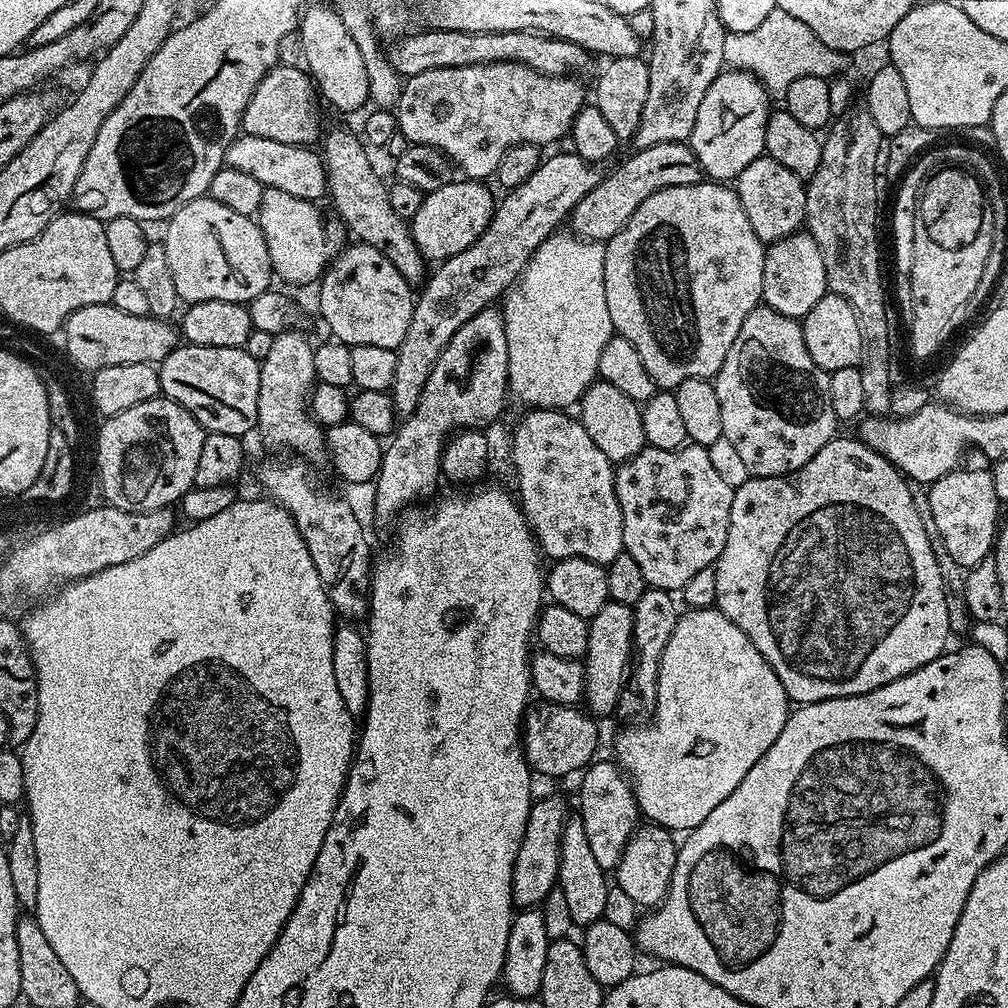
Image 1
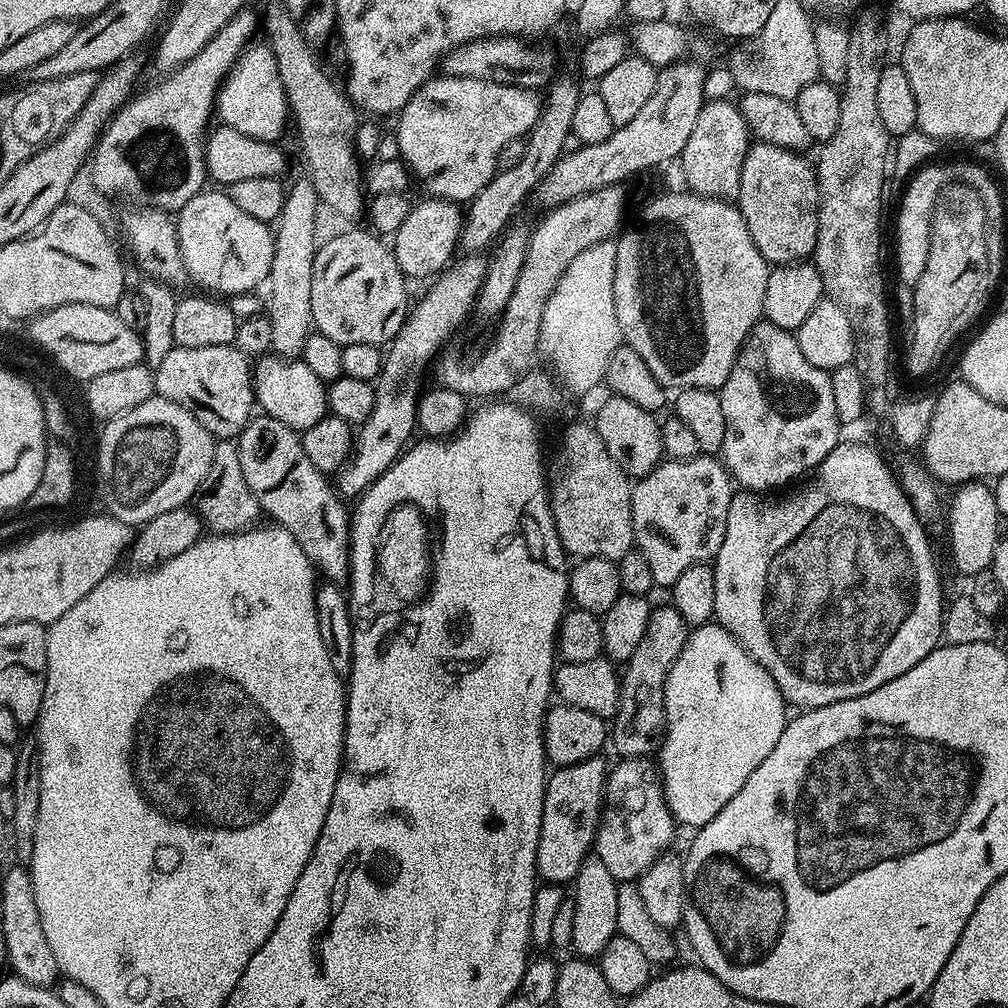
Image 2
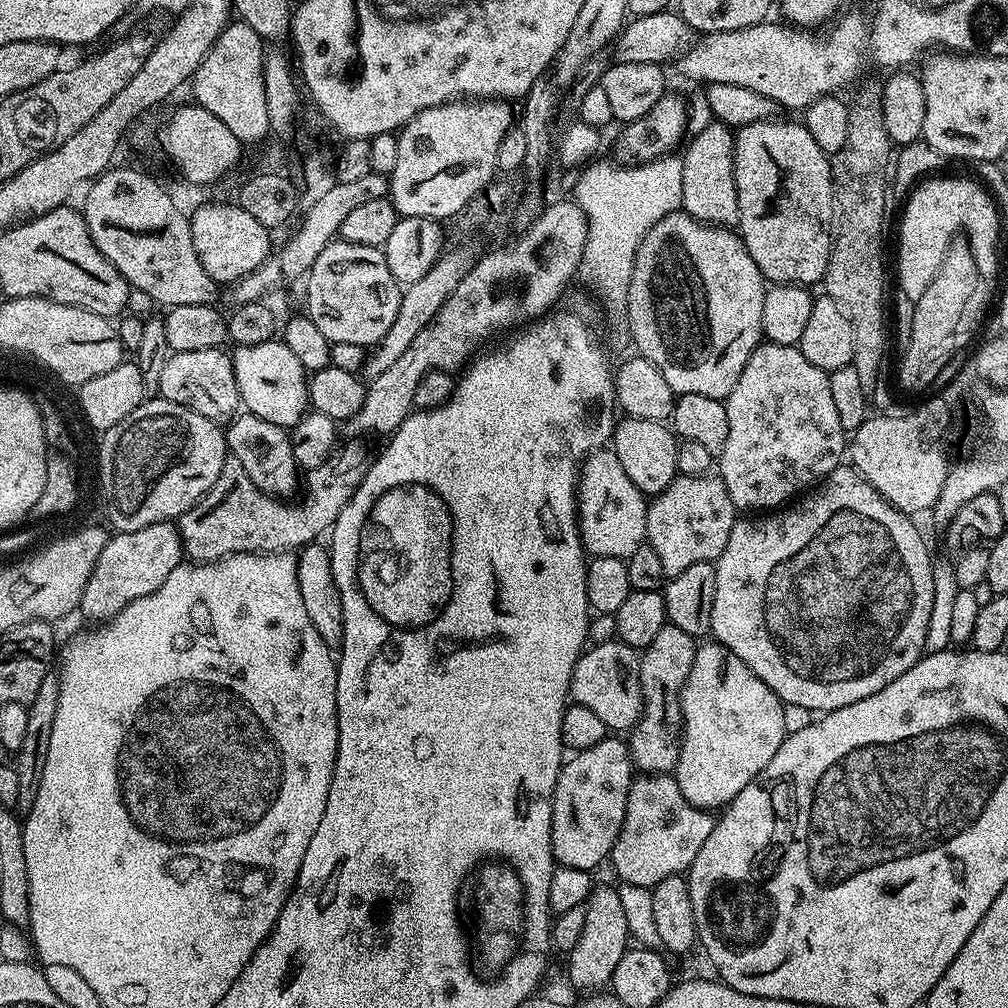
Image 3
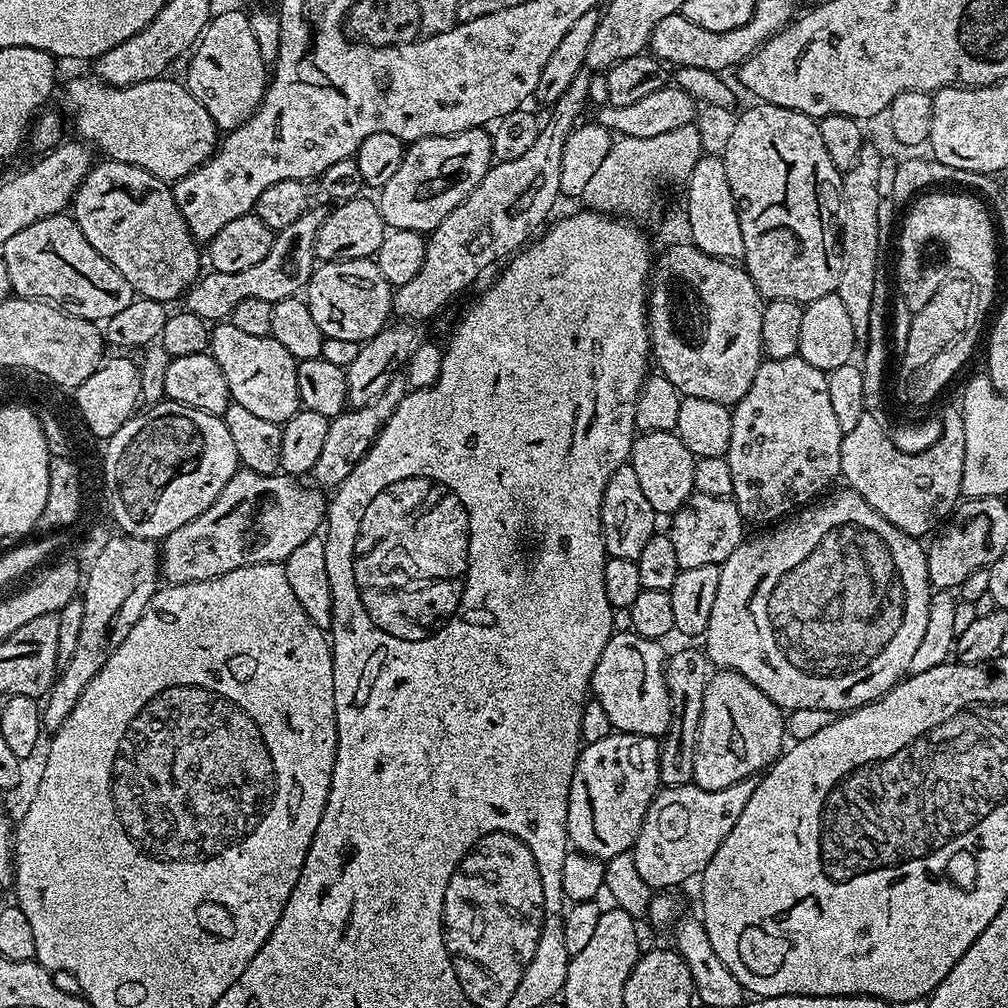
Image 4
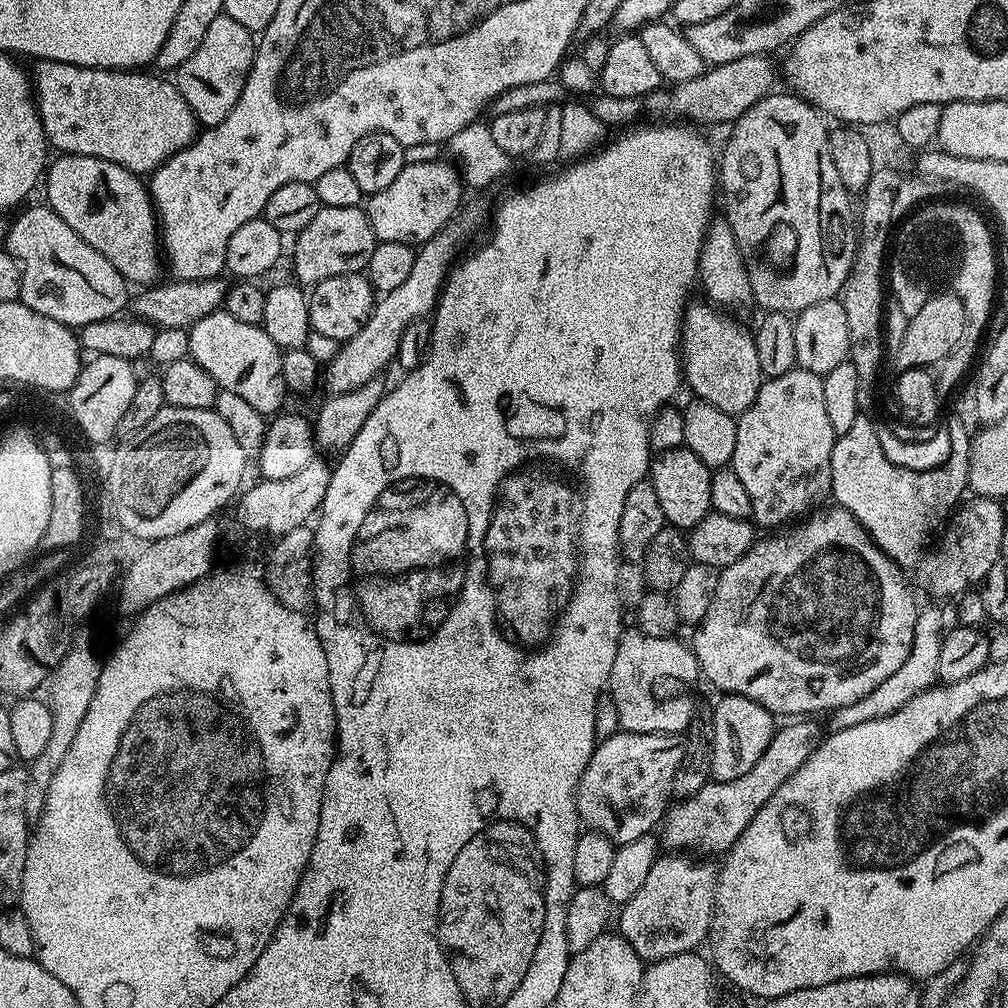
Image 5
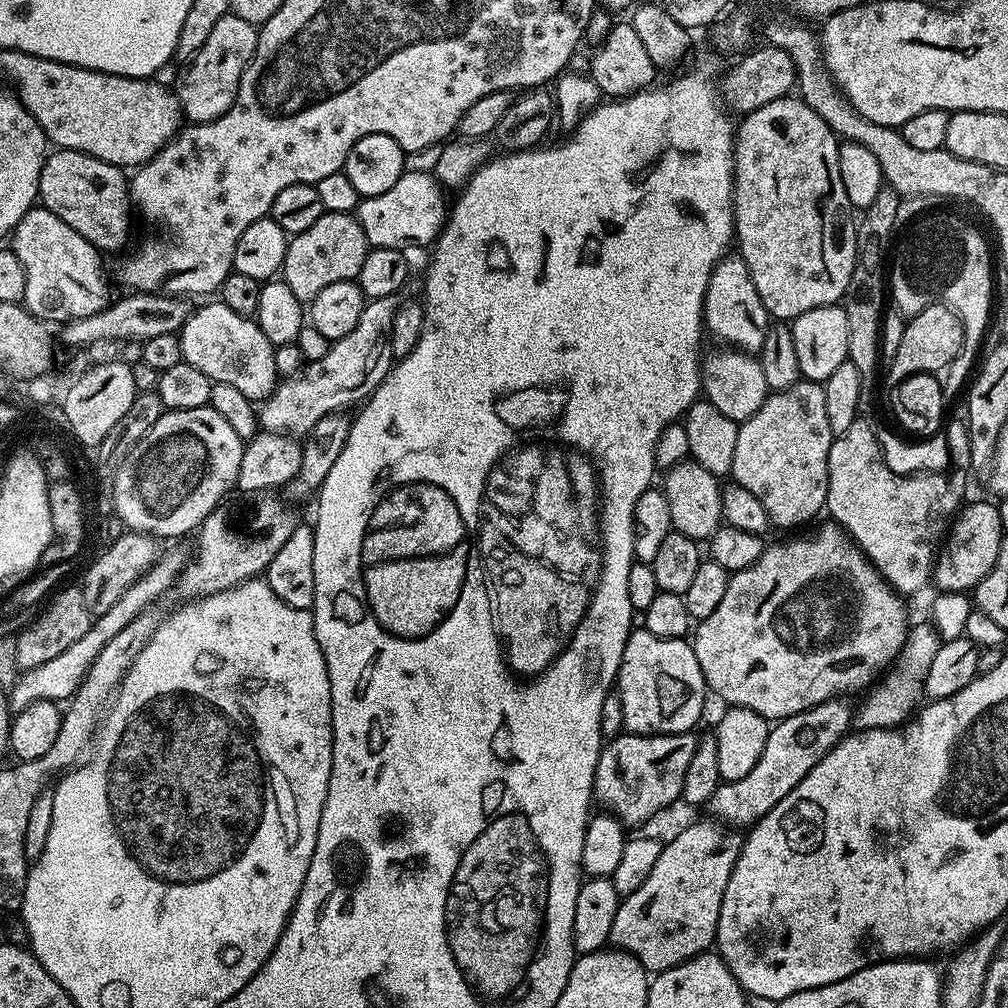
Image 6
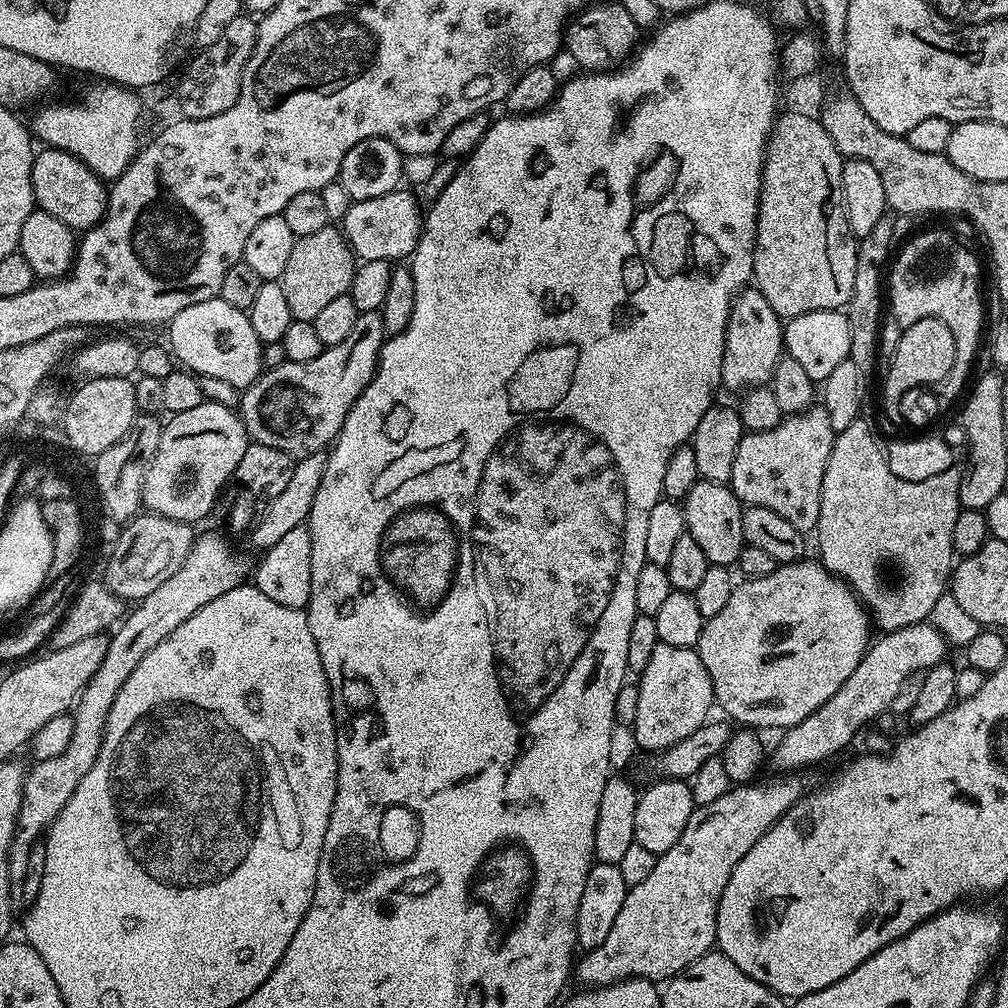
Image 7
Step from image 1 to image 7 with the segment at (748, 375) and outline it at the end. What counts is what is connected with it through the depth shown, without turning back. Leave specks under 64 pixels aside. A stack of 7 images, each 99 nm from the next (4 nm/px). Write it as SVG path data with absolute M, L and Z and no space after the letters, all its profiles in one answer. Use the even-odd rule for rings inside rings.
M823 406L785 415L778 426L765 432L748 432L738 442L738 454L734 454L734 474L730 481L733 494L741 505L766 506L766 510L774 510L774 514L786 518L794 530L815 533L822 502L822 478L836 434Z

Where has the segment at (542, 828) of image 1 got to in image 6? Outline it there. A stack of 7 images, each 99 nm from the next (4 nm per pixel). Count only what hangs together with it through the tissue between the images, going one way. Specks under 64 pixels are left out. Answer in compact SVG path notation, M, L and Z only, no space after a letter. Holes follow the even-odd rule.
M695 731L671 732L665 736L621 734L601 747L596 767L595 795L621 824L644 824L662 808L681 799L682 782L694 759L698 736Z

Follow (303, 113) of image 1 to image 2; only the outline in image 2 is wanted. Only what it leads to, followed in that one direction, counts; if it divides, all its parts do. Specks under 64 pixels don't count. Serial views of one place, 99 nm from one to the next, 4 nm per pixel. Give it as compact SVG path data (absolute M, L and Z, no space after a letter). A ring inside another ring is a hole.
M267 43L255 44L245 48L228 71L228 77L220 85L220 93L216 96L214 112L220 124L238 130L238 134L246 134L255 140L276 142L284 132L284 123L290 120L288 99L274 54L268 49Z

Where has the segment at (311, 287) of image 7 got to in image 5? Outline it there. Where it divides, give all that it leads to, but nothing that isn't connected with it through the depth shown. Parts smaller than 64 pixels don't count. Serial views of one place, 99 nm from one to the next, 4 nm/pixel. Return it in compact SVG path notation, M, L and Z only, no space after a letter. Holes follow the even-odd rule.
M322 206L318 214L310 221L306 230L295 233L296 245L292 248L292 272L301 285L311 286L318 282L326 282L326 278L334 278L338 274L351 272L363 273L370 262L370 254L374 254L378 243L374 230L370 226L367 211L360 206Z

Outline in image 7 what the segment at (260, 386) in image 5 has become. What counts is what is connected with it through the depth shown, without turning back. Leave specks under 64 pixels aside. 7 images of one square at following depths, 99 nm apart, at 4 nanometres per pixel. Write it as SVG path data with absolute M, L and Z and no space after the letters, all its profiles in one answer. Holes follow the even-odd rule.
M218 298L194 302L194 306L178 310L178 314L168 321L166 331L166 344L171 355L179 363L181 360L184 363L181 365L197 376L220 378L236 389L243 390L260 379L260 373L265 371L264 345L260 343L258 334L254 334L254 326L247 312L229 306Z

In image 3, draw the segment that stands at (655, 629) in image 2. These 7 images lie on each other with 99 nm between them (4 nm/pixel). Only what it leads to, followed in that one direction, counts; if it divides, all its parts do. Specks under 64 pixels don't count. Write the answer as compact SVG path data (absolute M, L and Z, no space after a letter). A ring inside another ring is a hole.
M667 623L662 630L658 630L654 642L650 642L650 646L646 646L640 652L640 685L644 710L635 728L626 736L626 743L637 773L650 776L675 773L680 757L680 742L684 738L684 715L680 692L690 674L690 666L694 666L697 647L697 637Z

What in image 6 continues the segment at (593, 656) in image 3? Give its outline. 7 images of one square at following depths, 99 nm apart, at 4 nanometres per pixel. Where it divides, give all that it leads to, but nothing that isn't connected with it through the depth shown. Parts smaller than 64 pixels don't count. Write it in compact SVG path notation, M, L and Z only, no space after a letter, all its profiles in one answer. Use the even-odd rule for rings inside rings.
M642 626L628 633L615 687L622 698L625 729L633 736L693 731L704 712L706 685L691 643L687 639L658 638Z

